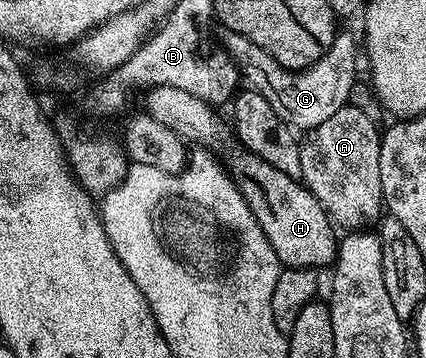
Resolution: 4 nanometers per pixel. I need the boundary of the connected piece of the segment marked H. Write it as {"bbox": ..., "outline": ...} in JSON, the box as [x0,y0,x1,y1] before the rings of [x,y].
{"bbox":[148,87,340,269],"outline":[[[155,87],[148,98],[148,113],[156,121],[168,125],[168,129],[181,135],[183,140],[195,139],[200,146],[227,159],[226,167],[230,170],[228,178],[244,197],[260,229],[264,229],[264,237],[268,237],[279,263],[286,267],[323,269],[326,266],[329,268],[337,260],[340,239],[337,234],[334,236],[335,224],[317,197],[295,176],[268,165],[264,157],[245,150],[231,124],[227,120],[225,123],[207,100],[175,87]]]}

